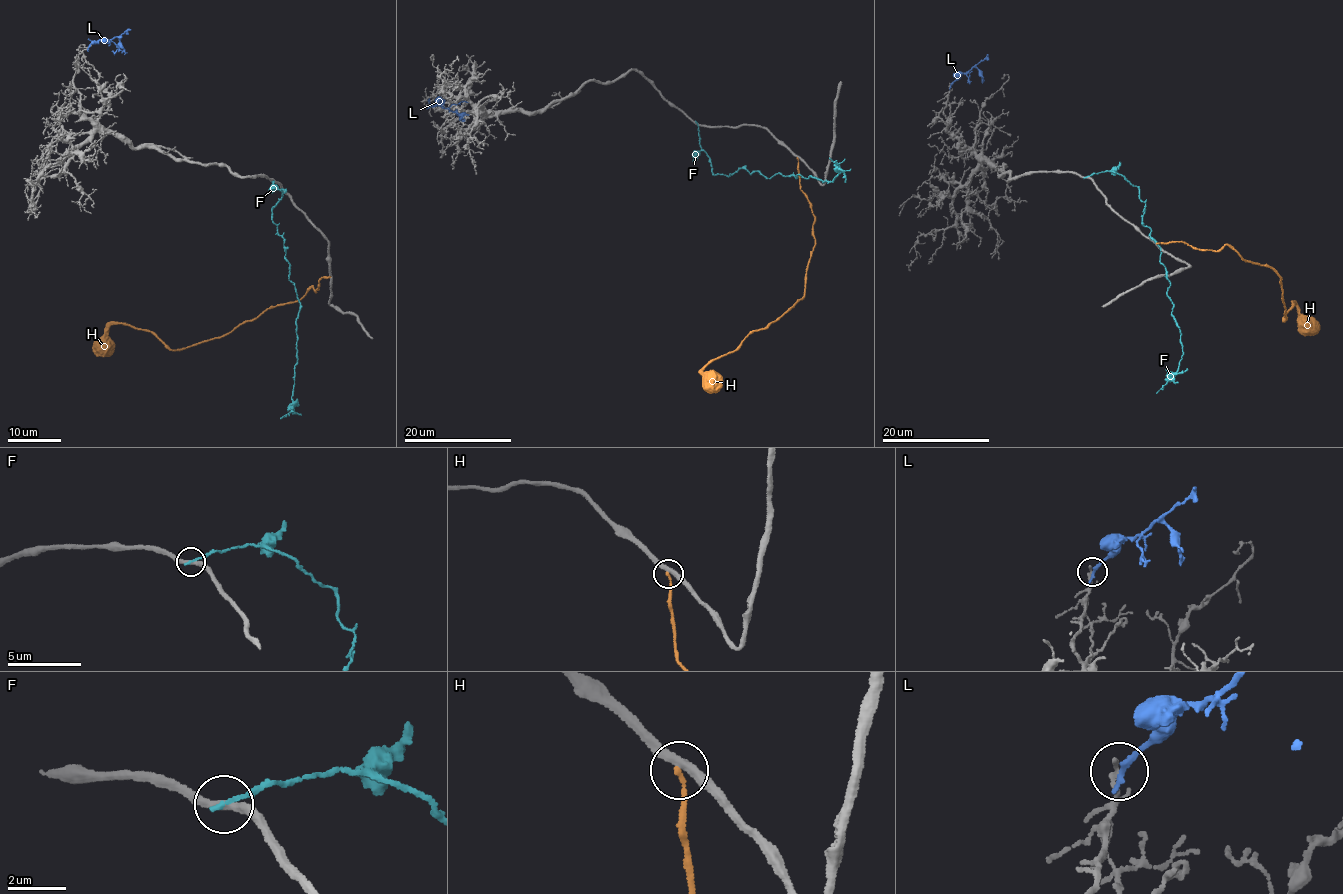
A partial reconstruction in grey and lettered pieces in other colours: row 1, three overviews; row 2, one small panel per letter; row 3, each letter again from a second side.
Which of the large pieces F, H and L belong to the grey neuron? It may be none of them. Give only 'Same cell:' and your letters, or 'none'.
Same cell: none

